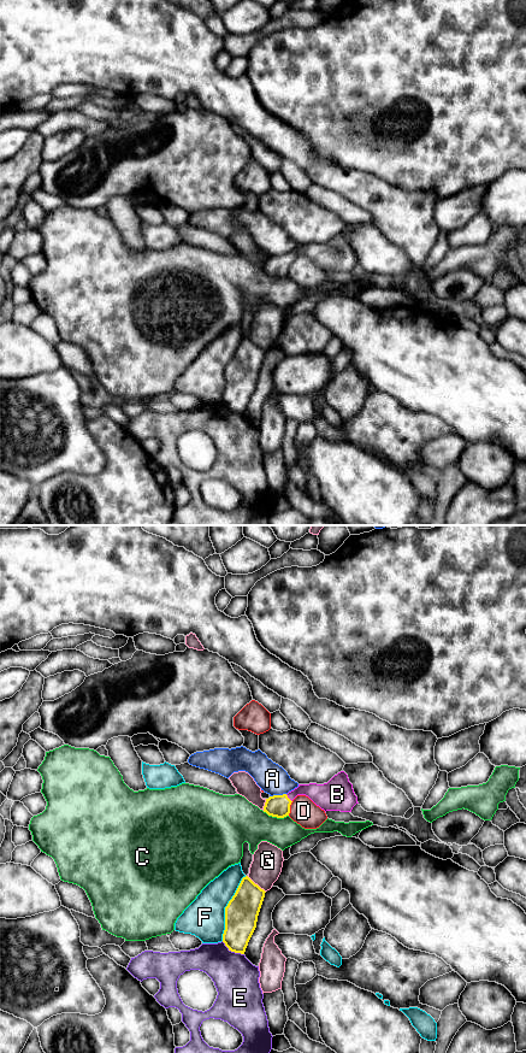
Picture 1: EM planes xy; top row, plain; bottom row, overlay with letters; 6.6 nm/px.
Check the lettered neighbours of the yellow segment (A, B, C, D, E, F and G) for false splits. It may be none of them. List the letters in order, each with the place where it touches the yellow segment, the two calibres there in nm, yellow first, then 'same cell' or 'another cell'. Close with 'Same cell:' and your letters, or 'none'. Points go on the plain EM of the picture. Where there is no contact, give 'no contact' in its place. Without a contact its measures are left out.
A: meets yellow in xy at (277, 256); 150 nm thick on the yellow side, 200 nm on the other; another cell
B: meets yellow in xy at (288, 258); 150 nm thick on the yellow side, 160 nm on the other; same cell
C: meets yellow in xy at (276, 276); 150 nm thick on the yellow side, 280 nm on the other; another cell
D: meets yellow in xy at (289, 269); 150 nm thick on the yellow side, 180 nm on the other; another cell
E: meets yellow in xy at (232, 411); 220 nm thick on the yellow side, 300 nm on the other; another cell
F: meets yellow in xy at (225, 368); 220 nm thick on the yellow side, 280 nm on the other; another cell
G: meets yellow in xy at (256, 345); 220 nm thick on the yellow side, 200 nm on the other; another cell
Same cell: B

